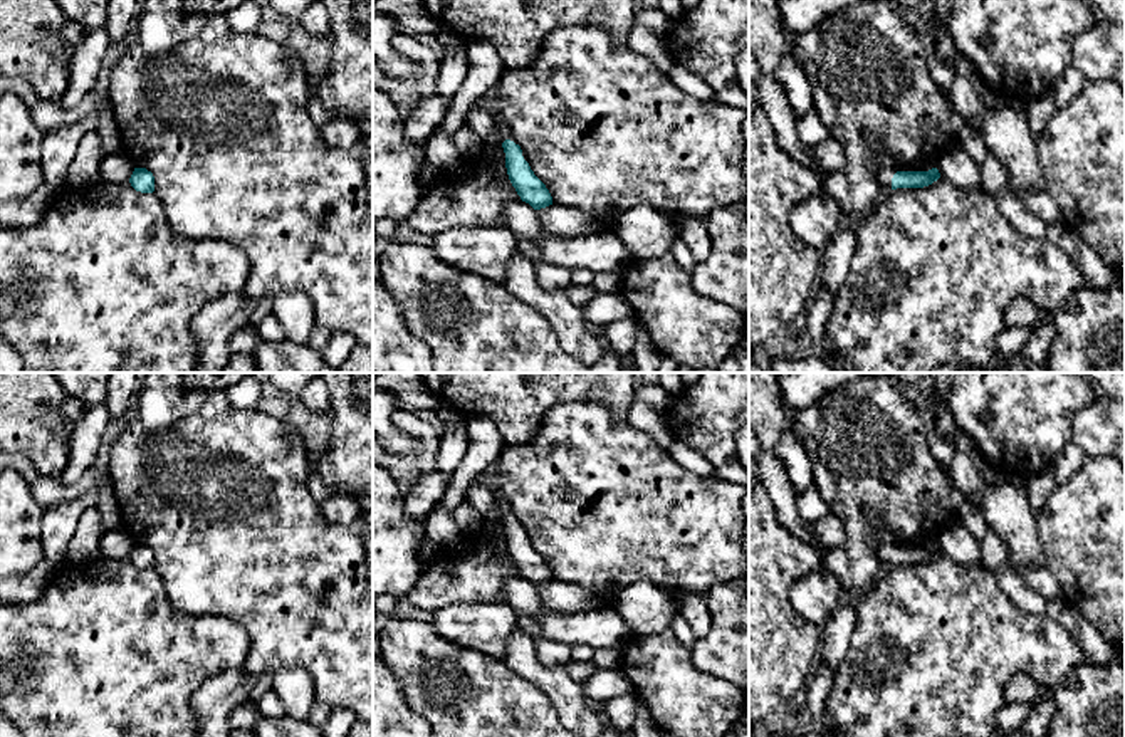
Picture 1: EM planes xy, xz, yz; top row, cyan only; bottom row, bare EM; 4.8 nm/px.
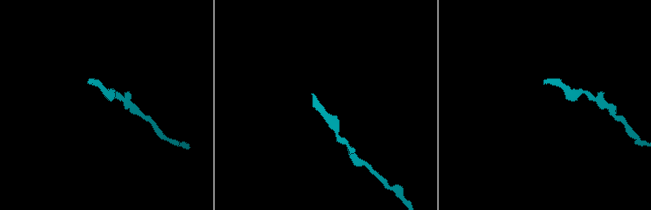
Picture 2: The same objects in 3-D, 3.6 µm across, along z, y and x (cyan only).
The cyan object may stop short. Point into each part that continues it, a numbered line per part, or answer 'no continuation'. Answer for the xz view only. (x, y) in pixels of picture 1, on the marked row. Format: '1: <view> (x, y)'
1: xz (491, 99)

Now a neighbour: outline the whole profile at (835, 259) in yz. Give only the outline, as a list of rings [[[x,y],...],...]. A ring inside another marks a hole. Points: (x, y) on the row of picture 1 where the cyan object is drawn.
[[[863,217],[845,220],[845,223],[835,230],[826,248],[821,252],[821,280],[828,292],[836,295],[850,267],[850,260],[856,245],[856,230],[861,225]]]

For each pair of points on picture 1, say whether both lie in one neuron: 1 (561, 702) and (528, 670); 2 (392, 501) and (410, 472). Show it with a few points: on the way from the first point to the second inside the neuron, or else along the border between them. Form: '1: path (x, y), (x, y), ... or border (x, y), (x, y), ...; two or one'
1: path (556, 692), (538, 674); one
2: border (390, 472), (395, 477); two

